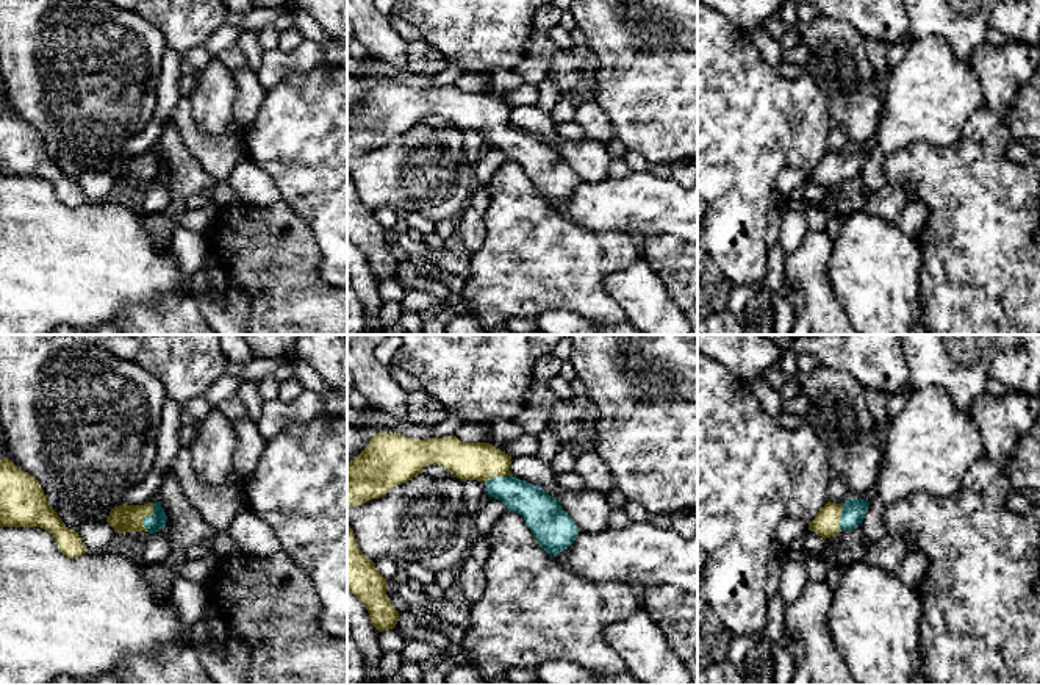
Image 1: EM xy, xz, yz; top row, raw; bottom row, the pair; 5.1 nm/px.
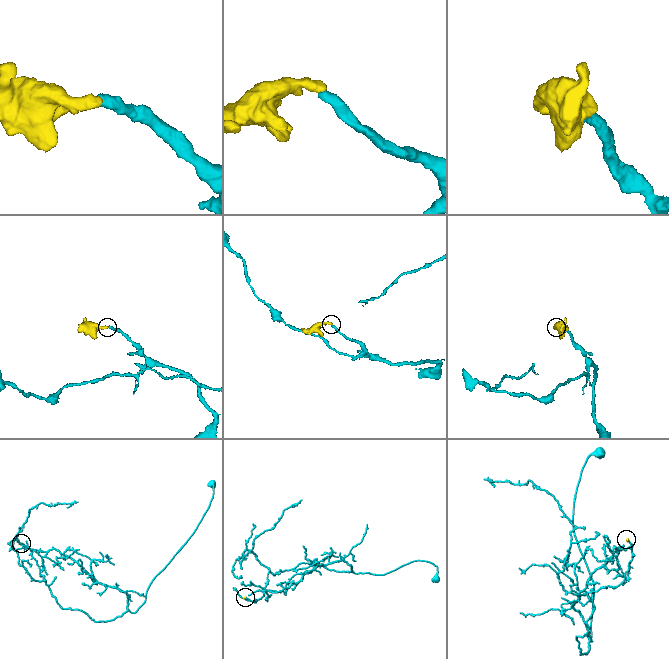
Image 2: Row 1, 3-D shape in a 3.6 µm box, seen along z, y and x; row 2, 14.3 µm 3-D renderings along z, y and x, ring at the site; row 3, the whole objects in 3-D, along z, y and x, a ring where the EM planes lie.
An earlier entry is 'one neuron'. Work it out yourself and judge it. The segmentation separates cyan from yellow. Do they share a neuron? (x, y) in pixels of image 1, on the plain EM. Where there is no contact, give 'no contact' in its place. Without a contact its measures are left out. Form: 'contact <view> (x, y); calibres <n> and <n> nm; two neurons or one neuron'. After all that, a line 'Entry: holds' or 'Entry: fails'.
contact xy (146, 166); calibres 90 and 140 nm; one neuron
Entry: holds

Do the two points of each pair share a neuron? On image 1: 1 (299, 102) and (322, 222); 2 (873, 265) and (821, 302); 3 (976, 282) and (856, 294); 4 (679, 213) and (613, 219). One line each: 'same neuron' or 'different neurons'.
1: same neuron
2: different neurons
3: different neurons
4: same neuron

